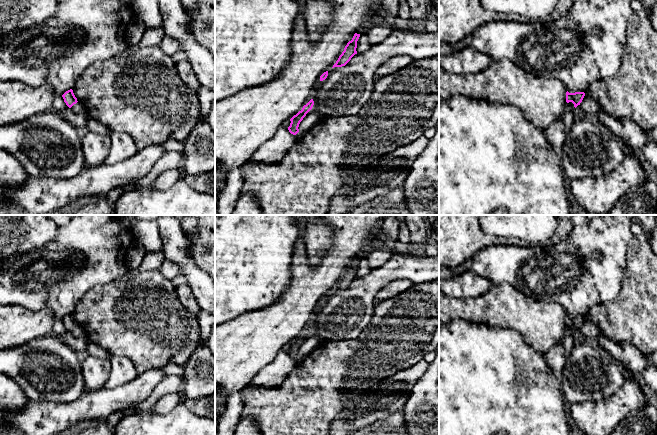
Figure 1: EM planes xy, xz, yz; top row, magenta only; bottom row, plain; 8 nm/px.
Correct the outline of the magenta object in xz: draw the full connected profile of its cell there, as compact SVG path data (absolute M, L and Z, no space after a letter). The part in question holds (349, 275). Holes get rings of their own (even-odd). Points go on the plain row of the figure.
M357 257L354 258L352 264L347 267L347 269L344 272L344 275L339 280L338 284L336 285L332 292L345 290L351 284L351 282L355 278L357 278L356 272L359 261L360 258Z

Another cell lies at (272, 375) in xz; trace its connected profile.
M281 350L269 365L255 375L251 380L250 386L263 388L277 387L282 384L296 364L296 360L291 358L288 352Z

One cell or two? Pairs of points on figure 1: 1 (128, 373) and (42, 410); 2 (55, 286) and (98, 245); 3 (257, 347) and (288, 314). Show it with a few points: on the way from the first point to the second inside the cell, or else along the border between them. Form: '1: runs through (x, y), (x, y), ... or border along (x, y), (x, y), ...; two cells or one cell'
1: border along (128, 381), (114, 387), (105, 387); two cells
2: runs through (65, 275), (87, 253); one cell
3: runs through (265, 339), (282, 322); one cell

